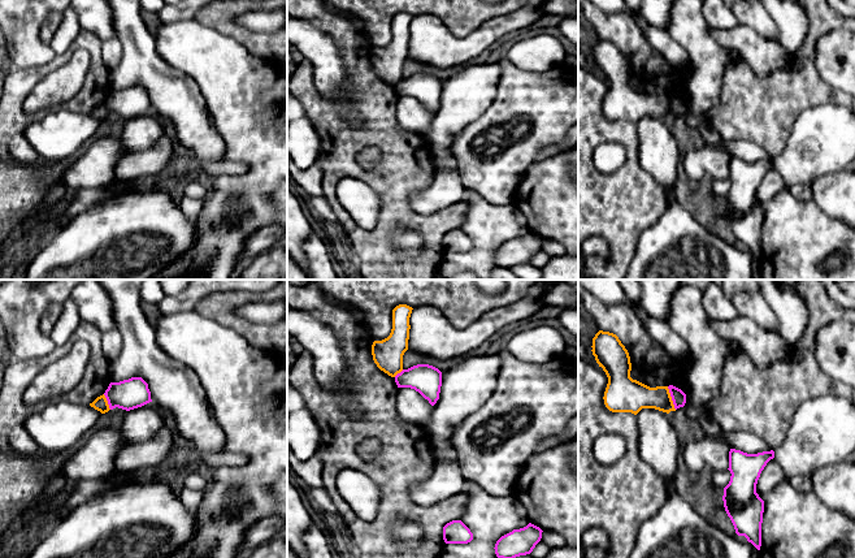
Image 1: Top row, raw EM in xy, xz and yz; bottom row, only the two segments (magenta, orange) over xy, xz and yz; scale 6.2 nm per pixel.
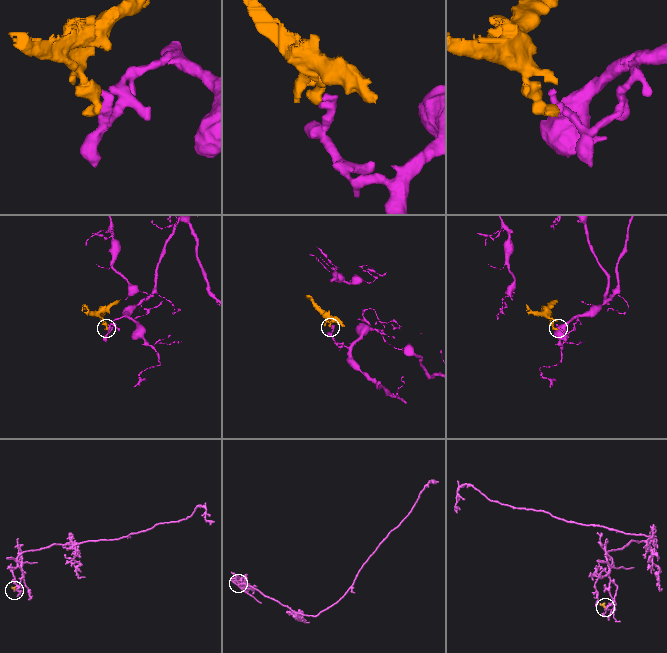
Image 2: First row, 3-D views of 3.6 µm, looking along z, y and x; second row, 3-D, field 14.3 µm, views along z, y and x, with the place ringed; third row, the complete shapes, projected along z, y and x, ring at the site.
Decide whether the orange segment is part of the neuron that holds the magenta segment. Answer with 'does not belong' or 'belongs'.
does not belong

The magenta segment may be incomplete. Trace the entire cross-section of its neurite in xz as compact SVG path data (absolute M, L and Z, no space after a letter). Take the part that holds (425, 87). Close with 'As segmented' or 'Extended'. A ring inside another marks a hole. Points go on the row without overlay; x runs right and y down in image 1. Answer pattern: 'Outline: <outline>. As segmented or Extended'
Outline: M417 73L398 82L395 91L398 96L415 98L434 114L439 108L442 81L429 73Z. As segmented

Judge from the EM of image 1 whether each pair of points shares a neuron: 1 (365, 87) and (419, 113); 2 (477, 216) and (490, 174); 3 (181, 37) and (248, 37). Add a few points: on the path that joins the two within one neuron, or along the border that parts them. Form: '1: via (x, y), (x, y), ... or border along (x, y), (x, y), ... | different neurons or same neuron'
1: border along (399, 96), (395, 104), (398, 124) | different neurons
2: border along (465, 187), (476, 191), (490, 203), (512, 204) | different neurons
3: border along (203, 24), (234, 38), (255, 55) | different neurons

